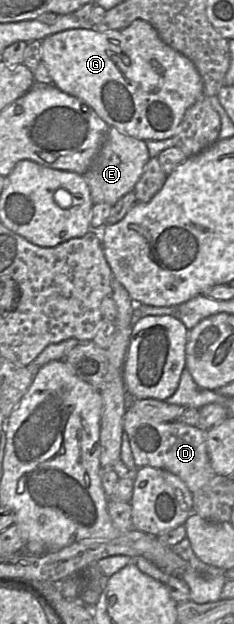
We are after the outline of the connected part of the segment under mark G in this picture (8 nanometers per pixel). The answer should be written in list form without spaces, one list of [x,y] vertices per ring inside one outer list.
[[[136,19],[128,27],[122,30],[100,31],[94,25],[91,29],[69,29],[54,33],[41,42],[42,63],[47,68],[54,84],[61,91],[72,95],[90,106],[97,115],[110,127],[116,128],[120,133],[143,141],[166,140],[178,133],[185,112],[204,96],[203,79],[194,63],[181,52],[167,45],[158,35],[154,27],[148,22]]]

